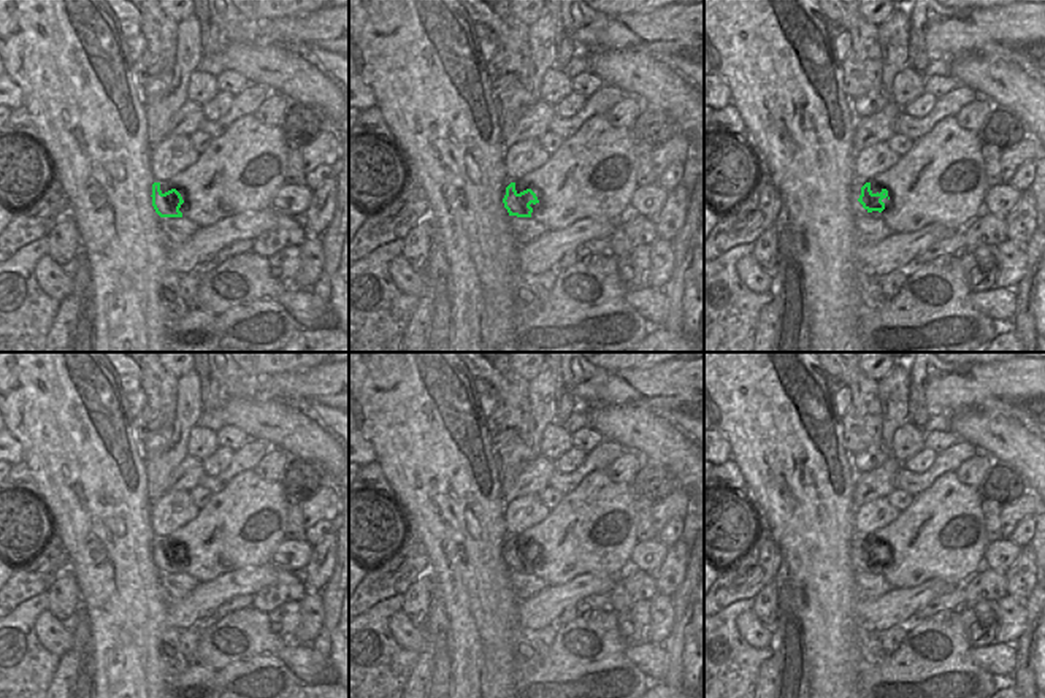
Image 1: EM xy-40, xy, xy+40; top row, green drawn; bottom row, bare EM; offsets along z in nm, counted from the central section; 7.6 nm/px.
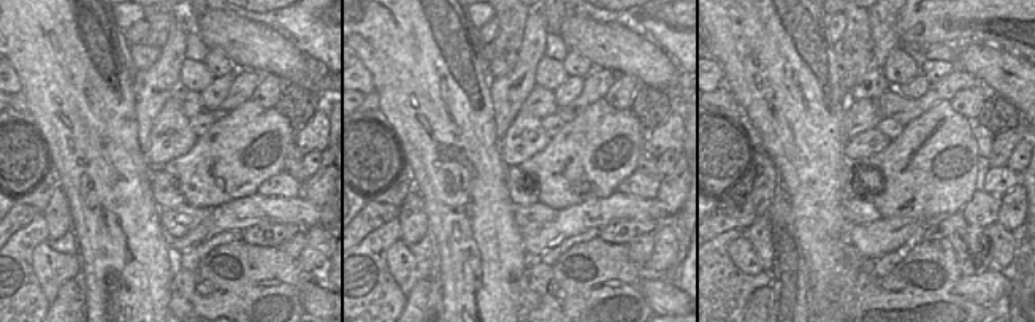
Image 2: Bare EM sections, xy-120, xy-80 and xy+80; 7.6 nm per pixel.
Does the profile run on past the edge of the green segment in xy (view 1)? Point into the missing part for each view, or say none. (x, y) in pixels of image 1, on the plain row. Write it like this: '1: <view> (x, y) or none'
1: xy (508, 536)

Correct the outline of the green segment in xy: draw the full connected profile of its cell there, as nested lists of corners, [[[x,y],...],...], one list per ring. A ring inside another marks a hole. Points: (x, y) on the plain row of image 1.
[[[506,533],[501,546],[501,555],[504,563],[507,565],[509,571],[517,573],[531,573],[533,563],[531,558],[539,558],[536,549],[531,544],[523,547],[515,546],[515,535]]]

